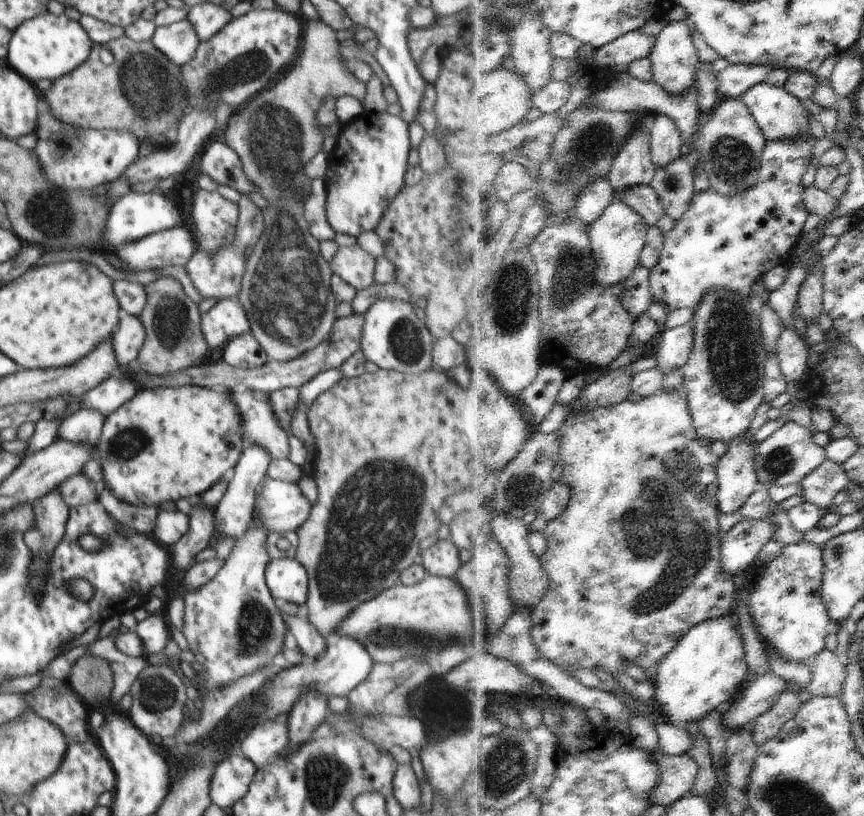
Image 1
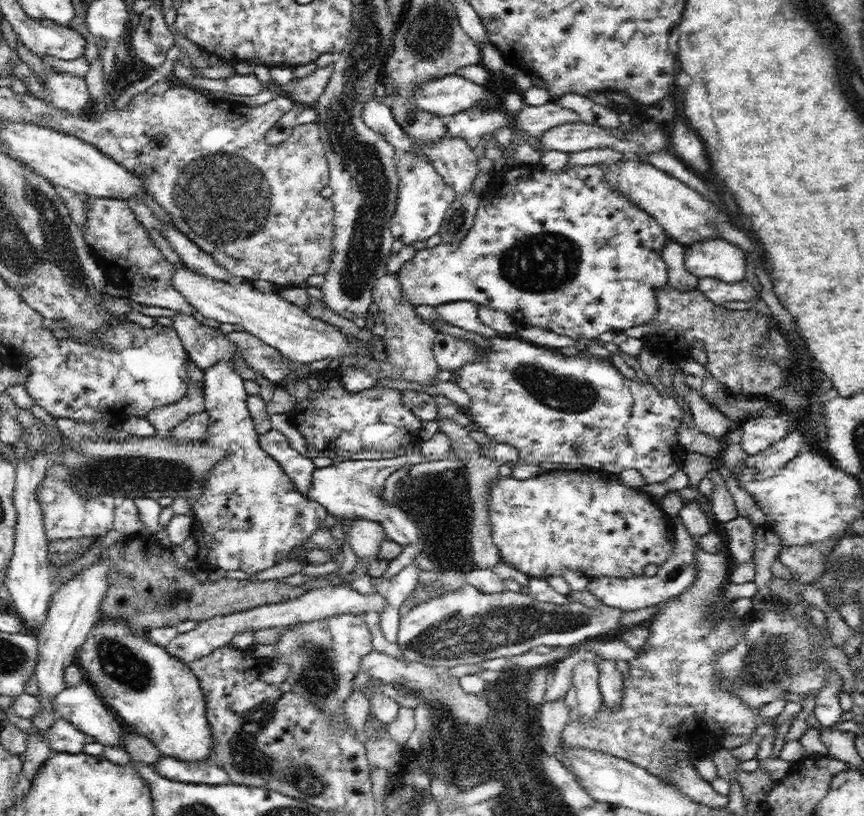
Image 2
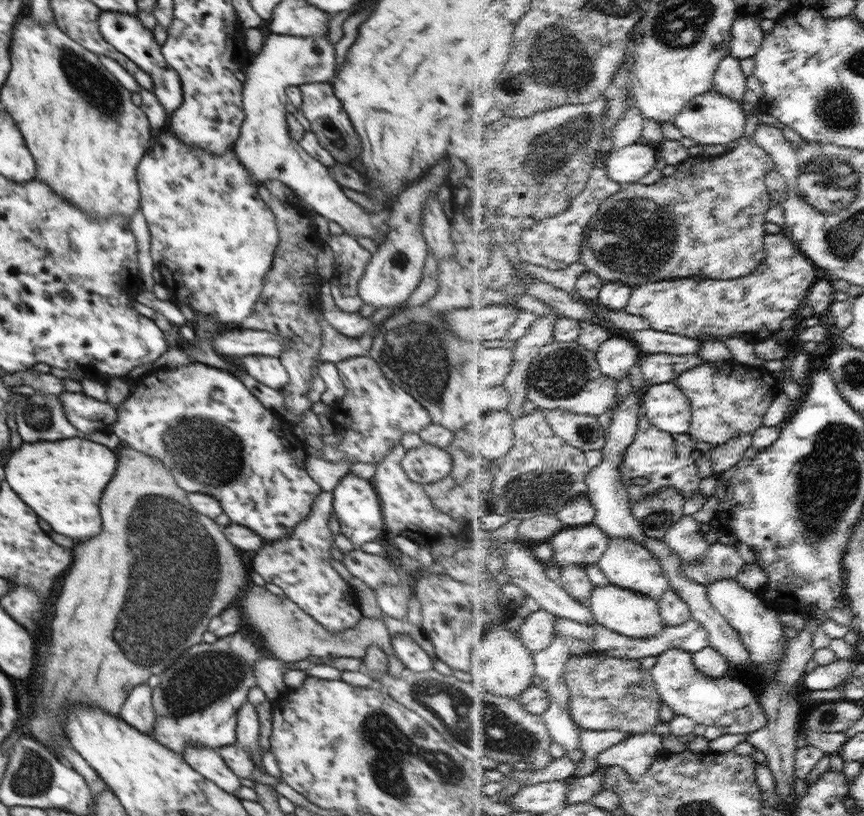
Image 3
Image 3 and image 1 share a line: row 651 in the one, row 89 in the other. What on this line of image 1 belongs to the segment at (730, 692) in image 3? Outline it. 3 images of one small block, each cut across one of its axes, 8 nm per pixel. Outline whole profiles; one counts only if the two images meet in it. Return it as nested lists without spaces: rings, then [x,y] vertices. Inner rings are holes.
[[[671,21],[659,34],[658,46],[654,48],[652,60],[655,62],[655,81],[662,84],[672,96],[684,96],[697,81],[700,60],[700,50],[694,44],[694,36],[690,30],[689,21]]]

